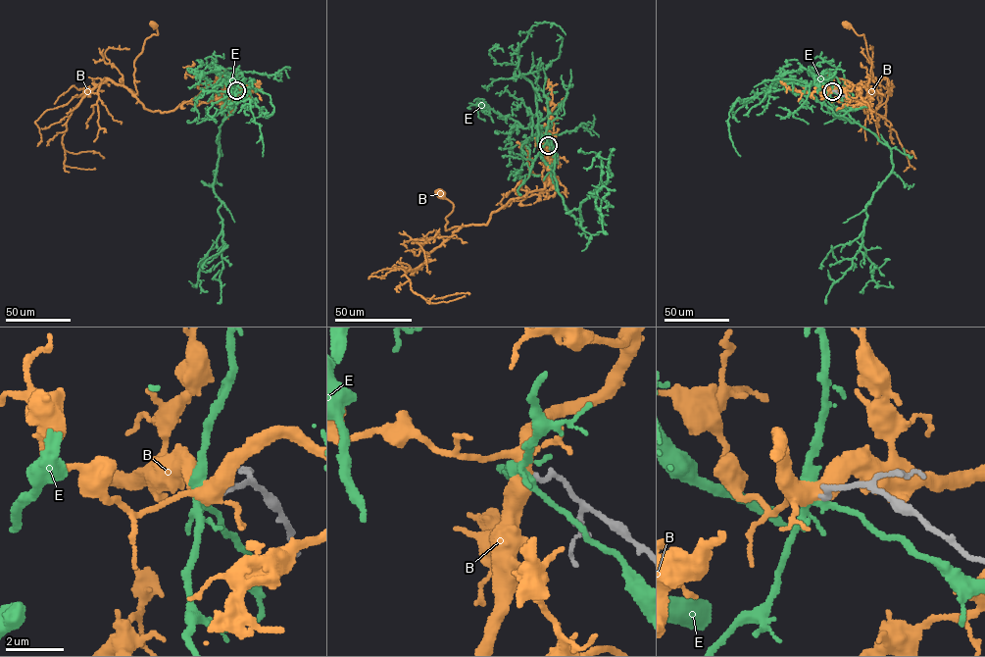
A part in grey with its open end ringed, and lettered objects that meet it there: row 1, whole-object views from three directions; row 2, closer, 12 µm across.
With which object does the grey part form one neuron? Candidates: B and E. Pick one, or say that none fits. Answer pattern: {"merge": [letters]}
{"merge": []}

